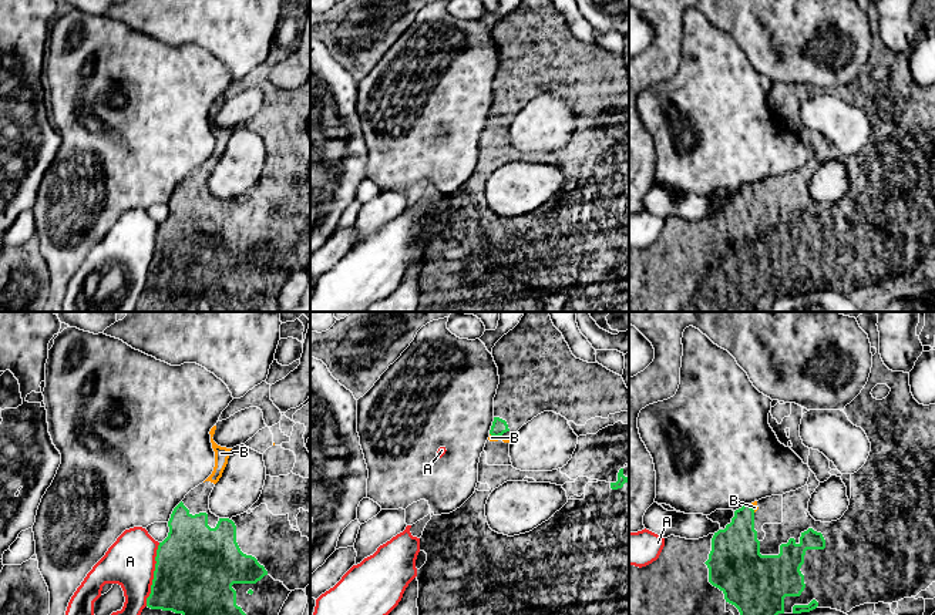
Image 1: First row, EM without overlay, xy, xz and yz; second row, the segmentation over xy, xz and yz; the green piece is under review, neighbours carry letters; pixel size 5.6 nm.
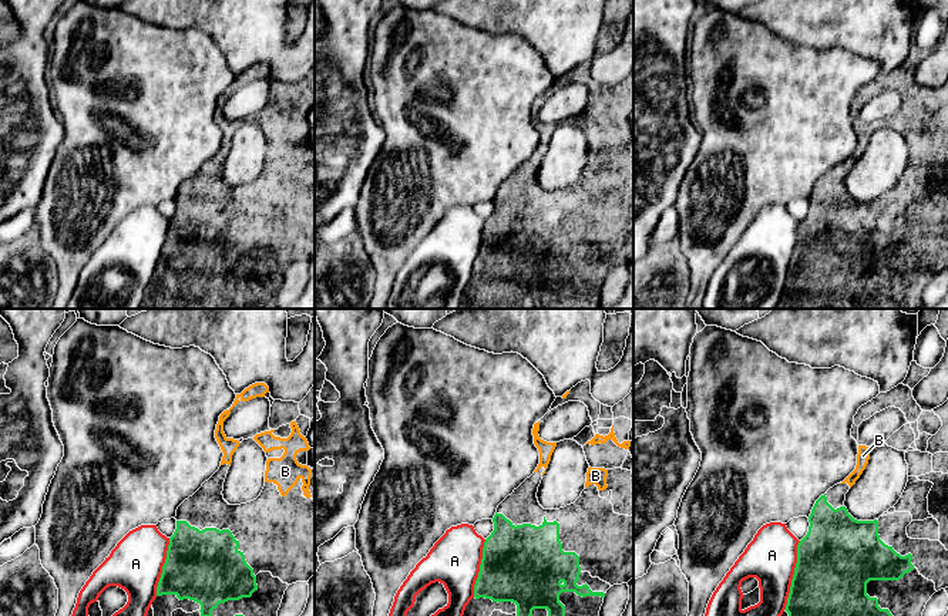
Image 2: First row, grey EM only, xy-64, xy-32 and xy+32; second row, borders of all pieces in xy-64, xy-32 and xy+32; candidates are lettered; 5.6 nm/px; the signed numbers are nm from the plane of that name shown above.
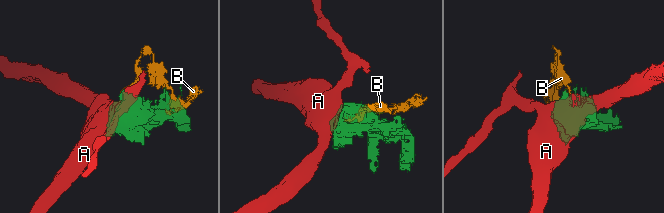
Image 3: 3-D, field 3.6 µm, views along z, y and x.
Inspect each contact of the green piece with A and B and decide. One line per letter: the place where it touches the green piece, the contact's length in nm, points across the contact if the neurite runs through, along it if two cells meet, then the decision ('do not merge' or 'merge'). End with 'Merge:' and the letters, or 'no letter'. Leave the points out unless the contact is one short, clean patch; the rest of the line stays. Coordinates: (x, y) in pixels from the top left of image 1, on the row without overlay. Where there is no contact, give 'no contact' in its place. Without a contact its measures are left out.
A: meets green in xy at (154, 255); contact 360 nm long; do not merge
B: meets green in xz at (494, 117); contact 60 nm long; merge
Merge: B

